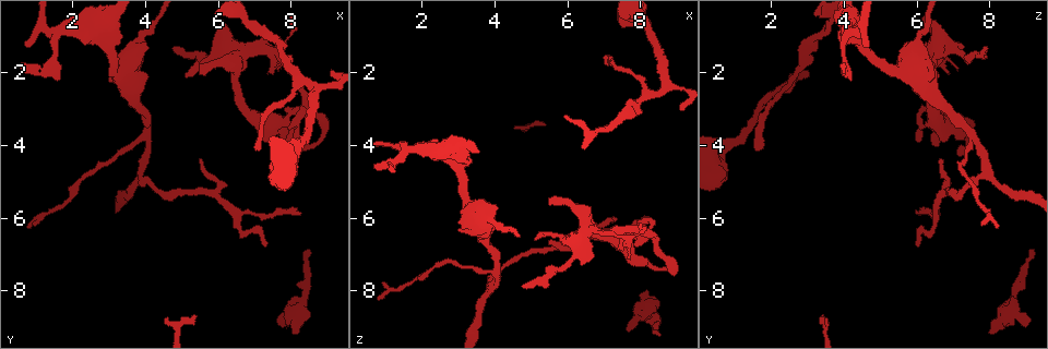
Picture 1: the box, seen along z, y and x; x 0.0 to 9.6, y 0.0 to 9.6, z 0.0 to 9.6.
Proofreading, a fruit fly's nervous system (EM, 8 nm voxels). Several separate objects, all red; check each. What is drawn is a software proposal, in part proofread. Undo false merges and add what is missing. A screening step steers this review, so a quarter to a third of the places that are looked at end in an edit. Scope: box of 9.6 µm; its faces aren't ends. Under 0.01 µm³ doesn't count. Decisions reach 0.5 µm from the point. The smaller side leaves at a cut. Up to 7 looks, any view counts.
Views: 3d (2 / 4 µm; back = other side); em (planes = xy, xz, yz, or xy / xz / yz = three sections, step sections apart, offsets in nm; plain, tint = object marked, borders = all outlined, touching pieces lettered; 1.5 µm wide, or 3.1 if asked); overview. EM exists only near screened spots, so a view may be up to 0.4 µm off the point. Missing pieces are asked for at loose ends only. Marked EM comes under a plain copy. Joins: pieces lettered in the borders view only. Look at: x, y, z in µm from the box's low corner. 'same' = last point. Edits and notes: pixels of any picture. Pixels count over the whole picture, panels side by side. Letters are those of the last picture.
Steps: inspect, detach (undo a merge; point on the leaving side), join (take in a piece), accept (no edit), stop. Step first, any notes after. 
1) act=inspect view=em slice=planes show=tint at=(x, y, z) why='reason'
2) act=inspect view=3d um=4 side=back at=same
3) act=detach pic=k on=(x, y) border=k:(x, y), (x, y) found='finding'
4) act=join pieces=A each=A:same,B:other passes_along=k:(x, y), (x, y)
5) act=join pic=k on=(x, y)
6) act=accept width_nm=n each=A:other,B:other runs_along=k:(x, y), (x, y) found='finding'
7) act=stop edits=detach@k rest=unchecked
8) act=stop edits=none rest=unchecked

act=inspect view=3d um=4 side=back at=(4.80, 1.35, 7.90) why='free end'

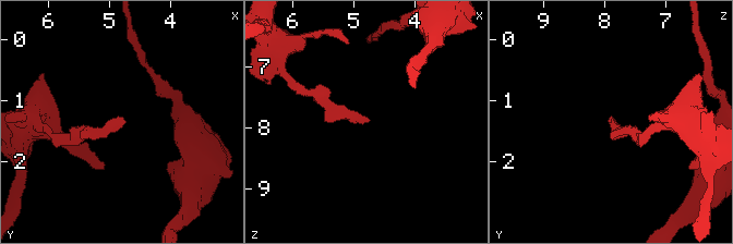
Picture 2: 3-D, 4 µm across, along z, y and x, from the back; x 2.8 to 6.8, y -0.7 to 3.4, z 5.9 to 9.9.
act=inspect view=em slice=xy step=8 show=borders at=(4.75, 1.35, 7.85)

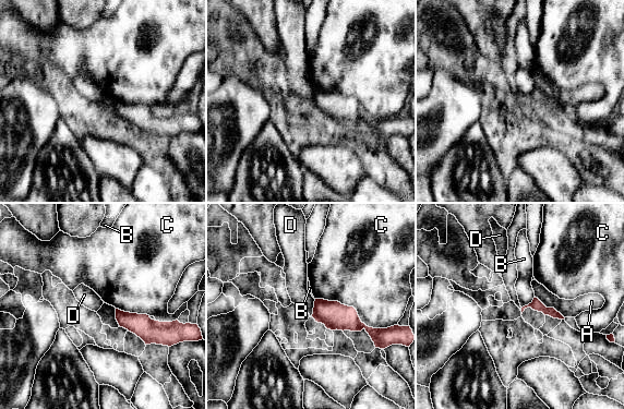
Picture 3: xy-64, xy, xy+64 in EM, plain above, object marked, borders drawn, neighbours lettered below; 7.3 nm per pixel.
act=accept each=A:other,B:other,C:other,D:other border=3:(315, 299), (311, 315) found='no lettered piece goes on from it'

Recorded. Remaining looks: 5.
act=inspect view=em slice=planes show=borders at=(7.00, 4.10, 1.55) why='thin end'

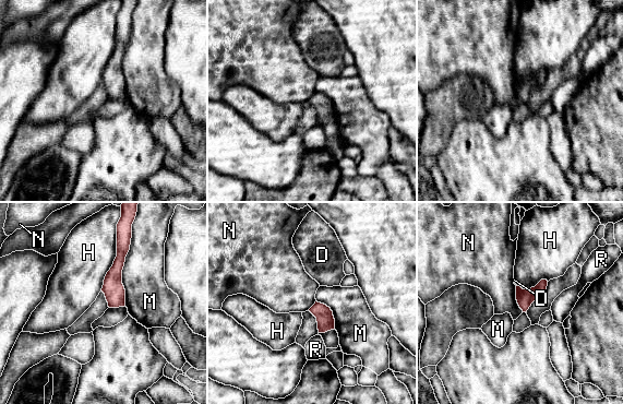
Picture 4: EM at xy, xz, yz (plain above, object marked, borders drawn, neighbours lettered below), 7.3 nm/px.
act=accept each=D:other,H:other,M:other,N:other,R:other border=4:(515, 285), (515, 299), (523, 311) found='none of them fits'

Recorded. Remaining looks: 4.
act=inspect view=em slice=xz step=8 show=borders at=(9.10, 2.00, 3.05) why='branch stops here'

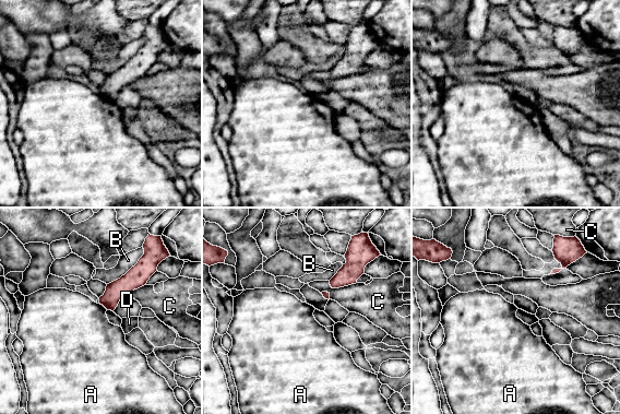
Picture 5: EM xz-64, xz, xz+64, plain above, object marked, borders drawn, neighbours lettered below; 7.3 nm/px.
act=inspect view=em slice=planes show=borders at=same why='cut it another way'

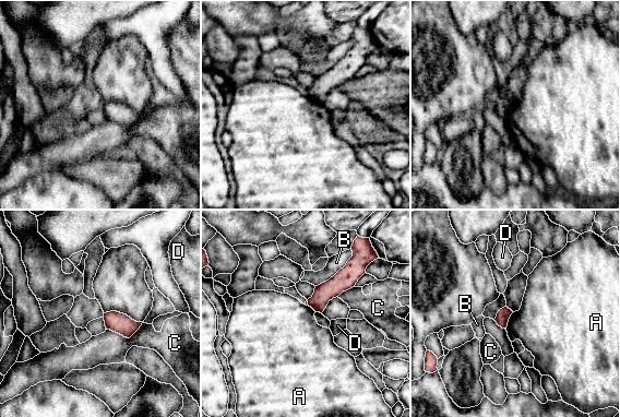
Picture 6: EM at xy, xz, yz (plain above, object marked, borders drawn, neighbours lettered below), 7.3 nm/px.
act=accept each=A:other,B:other,C:other,D:other border=6:(513, 312), (505, 329) found='no lettered piece goes on from it'

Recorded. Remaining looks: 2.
act=stop edits=none rest=unchecked

